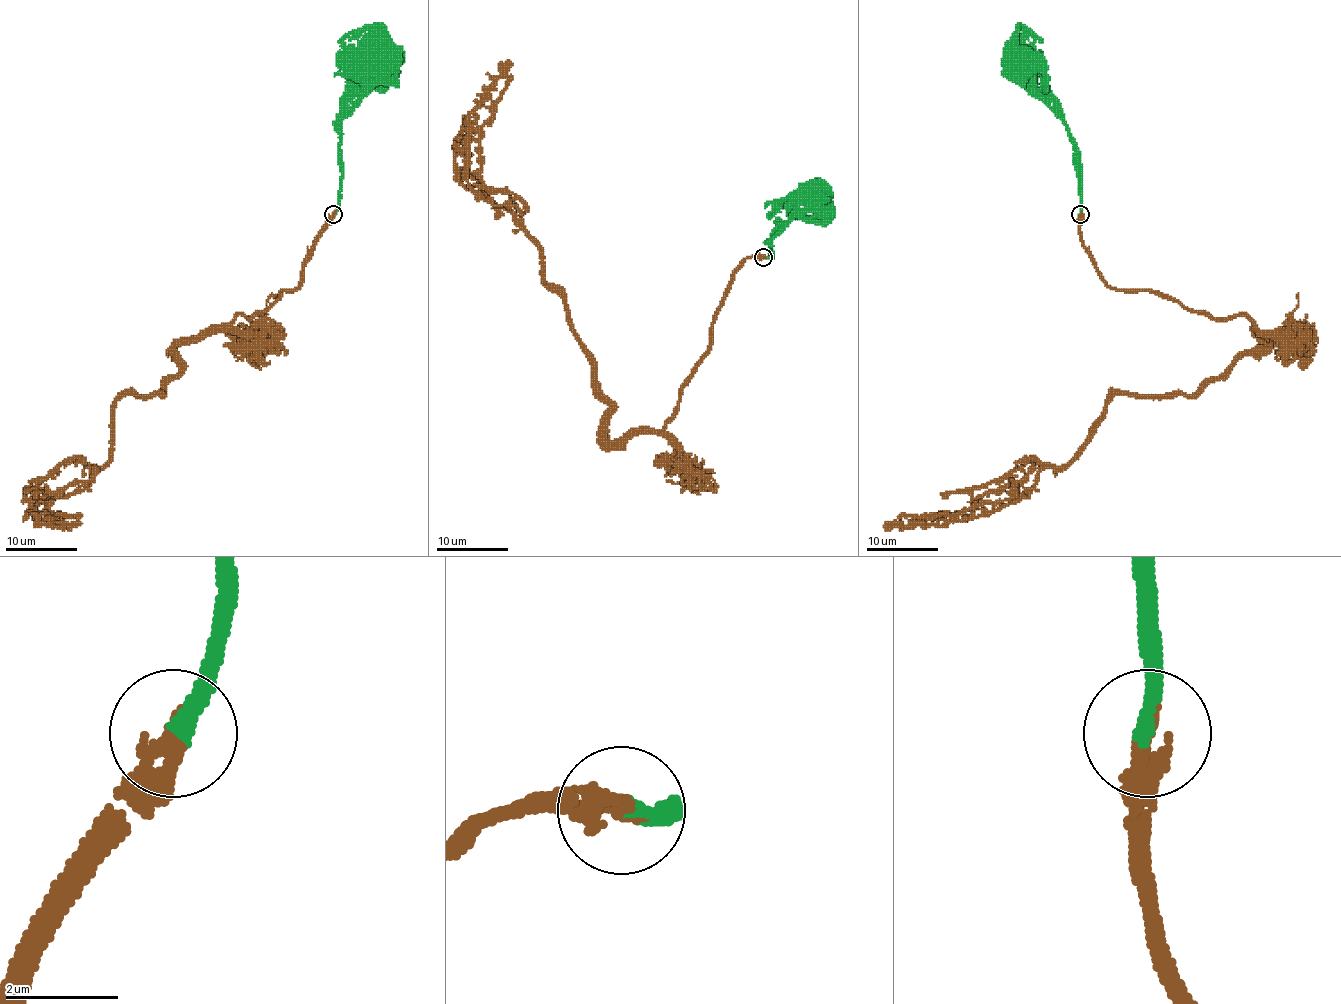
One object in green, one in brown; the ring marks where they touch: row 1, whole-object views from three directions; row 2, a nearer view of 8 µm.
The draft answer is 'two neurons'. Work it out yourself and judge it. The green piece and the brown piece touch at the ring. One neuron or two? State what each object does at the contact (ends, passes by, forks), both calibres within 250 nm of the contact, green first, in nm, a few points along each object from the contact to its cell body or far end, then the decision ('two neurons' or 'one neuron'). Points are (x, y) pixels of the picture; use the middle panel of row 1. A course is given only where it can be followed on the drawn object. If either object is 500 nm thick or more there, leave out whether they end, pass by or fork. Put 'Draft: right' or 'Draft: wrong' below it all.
green ends there; brown ends there; 300 nm thick on the green side, 360 nm on the other; green runs (763, 256), (772, 255), (770, 242), (817, 194); brown runs (763, 256), (734, 271), (677, 414), (611, 441), (525, 205), (480, 174), (475, 106), (511, 61); one neuron
Draft: wrong

